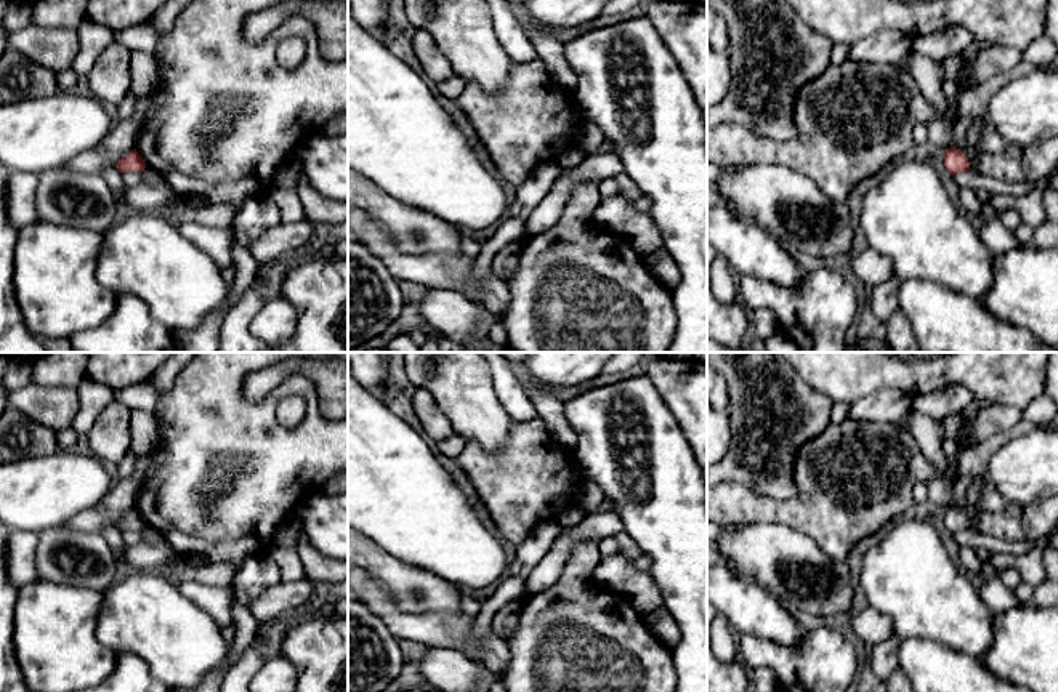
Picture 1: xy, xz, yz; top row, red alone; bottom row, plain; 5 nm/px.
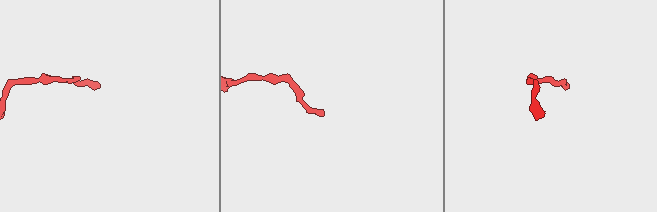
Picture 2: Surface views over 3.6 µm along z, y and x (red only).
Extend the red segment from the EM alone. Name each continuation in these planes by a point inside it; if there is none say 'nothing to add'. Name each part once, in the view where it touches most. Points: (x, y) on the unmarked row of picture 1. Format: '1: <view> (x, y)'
nothing to add

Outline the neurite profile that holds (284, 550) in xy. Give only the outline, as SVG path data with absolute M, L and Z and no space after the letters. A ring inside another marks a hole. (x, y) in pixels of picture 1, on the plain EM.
M293 514L285 519L274 533L269 554L279 567L284 583L305 578L305 569L298 554L301 532L301 522L297 514Z

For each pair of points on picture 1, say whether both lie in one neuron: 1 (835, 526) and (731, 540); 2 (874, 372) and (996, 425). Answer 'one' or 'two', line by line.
1: two
2: two

